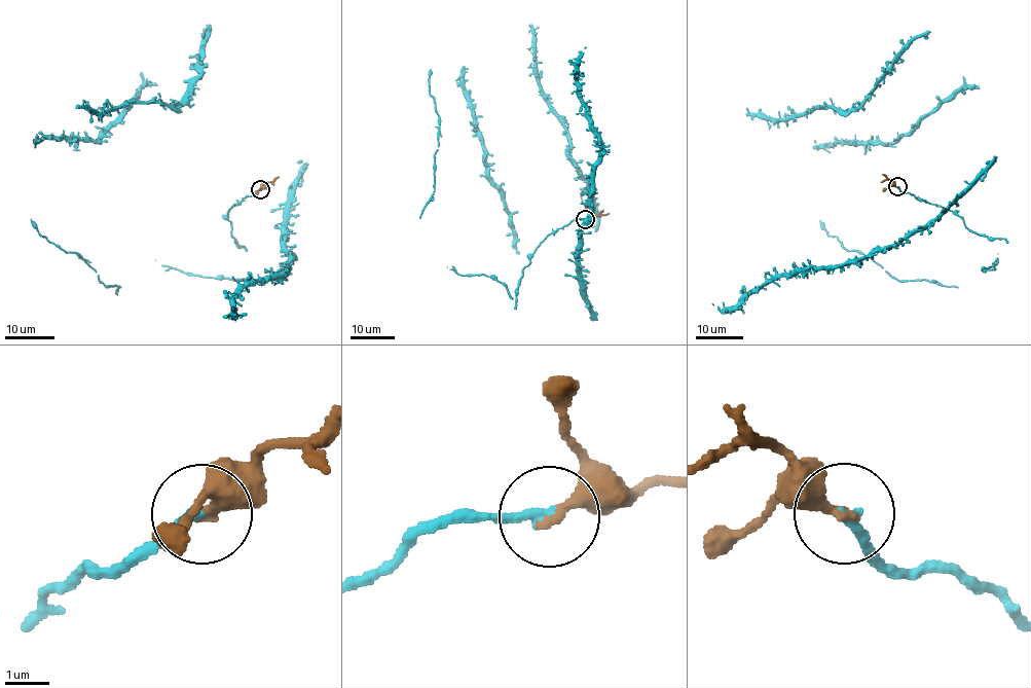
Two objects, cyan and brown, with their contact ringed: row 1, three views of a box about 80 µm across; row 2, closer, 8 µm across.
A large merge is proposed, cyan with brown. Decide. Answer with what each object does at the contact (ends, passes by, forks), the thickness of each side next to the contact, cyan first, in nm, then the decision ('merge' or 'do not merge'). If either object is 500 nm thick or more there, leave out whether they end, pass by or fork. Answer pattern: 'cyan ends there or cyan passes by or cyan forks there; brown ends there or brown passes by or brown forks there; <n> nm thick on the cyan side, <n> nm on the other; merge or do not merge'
cyan ends there; brown ends there; 240 nm thick on the cyan side, 320 nm on the other; do not merge

